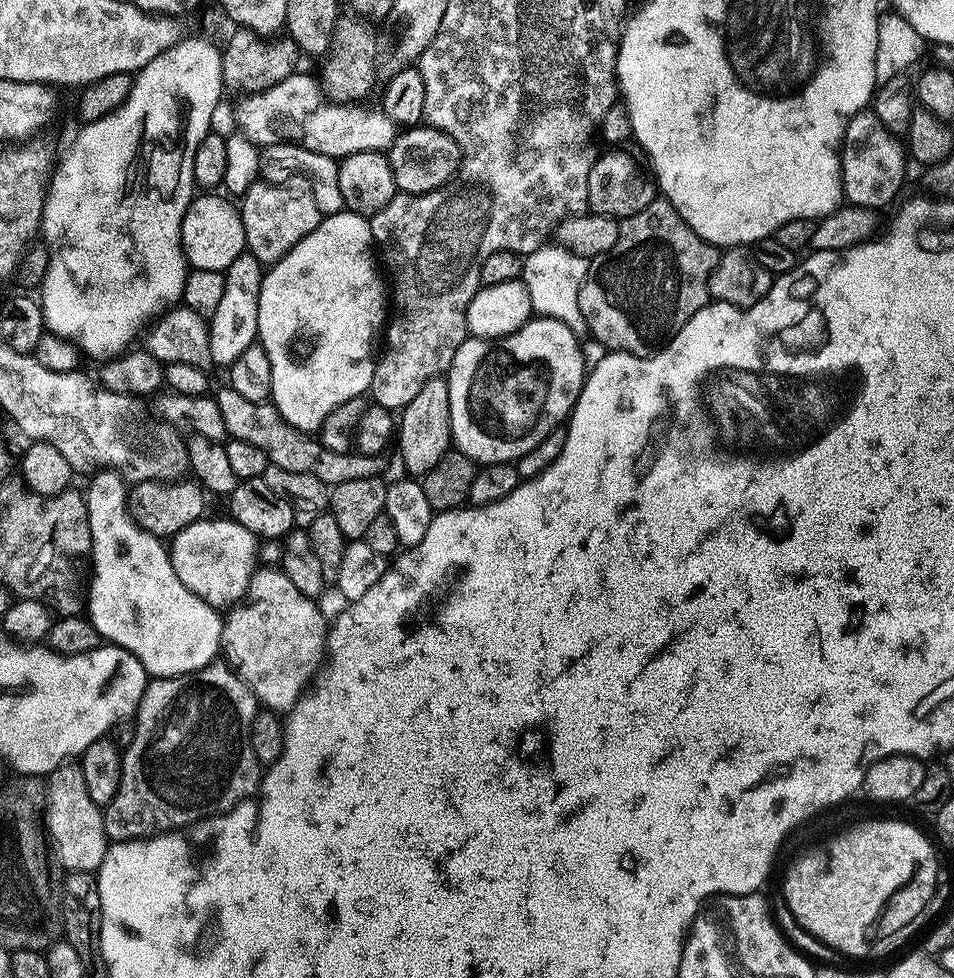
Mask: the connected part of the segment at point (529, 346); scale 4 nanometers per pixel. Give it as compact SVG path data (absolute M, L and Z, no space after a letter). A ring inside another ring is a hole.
M533 318L527 324L523 324L517 332L503 336L501 340L478 340L475 338L464 340L462 346L458 346L452 364L446 373L448 397L450 398L450 426L452 427L452 443L455 451L461 452L466 458L475 460L480 466L511 464L518 458L522 458L522 454L534 450L534 446L538 446L538 442L542 442L542 438L546 438L546 434L550 434L550 430L561 427L569 419L584 385L586 364L584 368L584 352L580 349L580 343L581 341L564 324L547 318Z

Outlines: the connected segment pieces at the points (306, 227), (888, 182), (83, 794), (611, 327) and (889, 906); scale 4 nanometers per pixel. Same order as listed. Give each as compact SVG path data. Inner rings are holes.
M255 182L249 186L249 190L239 201L238 207L242 226L246 234L246 248L254 258L260 260L261 265L271 266L277 264L286 253L291 250L306 234L310 234L322 219L322 214L314 202L311 191L300 188L291 188L288 182Z
M875 111L860 112L846 126L844 143L840 149L840 174L844 177L843 199L857 208L883 210L899 194L908 164L910 160L901 137L891 132L876 117Z
M65 762L57 766L46 777L44 789L44 826L46 835L54 849L54 856L65 864L68 872L91 872L95 873L104 860L104 855L109 846L109 838L104 829L104 814L101 805L90 798L86 791L86 778L82 776L79 763Z
M657 198L650 202L650 206L646 206L642 210L638 210L638 214L623 217L619 221L620 229L618 230L618 240L614 242L614 246L610 246L610 250L606 250L606 254L598 254L591 257L588 265L588 273L580 287L578 294L578 306L582 310L582 318L586 322L590 336L593 336L600 344L605 344L605 349L613 352L628 352L631 356L650 356L653 352L659 352L661 348L668 345L678 334L678 330L682 330L682 326L691 316L697 312L699 308L709 303L708 283L712 277L716 264L720 261L721 253L715 244L706 242L692 229L688 223L678 214L678 210L674 210L674 206L669 200Z
M864 820L804 852L784 876L784 904L788 912L828 948L844 956L864 956L887 933L901 929L923 911L935 892L938 859L932 844L904 820Z

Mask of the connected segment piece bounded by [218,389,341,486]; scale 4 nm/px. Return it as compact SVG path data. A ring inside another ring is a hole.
M229 389L228 398L218 398L219 409L222 410L223 421L226 422L229 435L235 439L248 442L266 454L269 463L280 466L284 470L295 473L314 474L324 484L333 486L336 472L336 460L340 460L341 452L330 451L324 447L313 435L299 431L296 427L286 423L280 416L274 404L264 401L262 403L250 402L242 394Z

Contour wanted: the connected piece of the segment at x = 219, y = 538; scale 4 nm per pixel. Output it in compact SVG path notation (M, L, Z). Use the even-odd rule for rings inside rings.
M201 518L186 526L170 540L170 555L178 582L190 590L209 609L227 609L245 599L248 580L258 566L258 537L231 518L208 520Z

